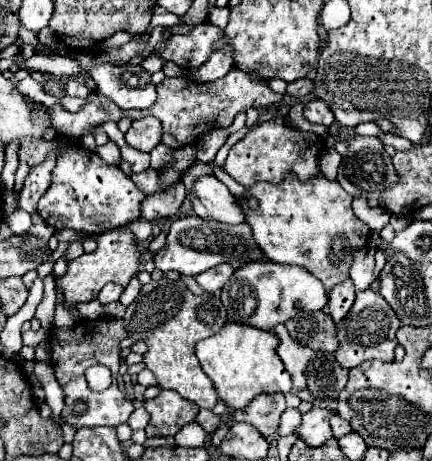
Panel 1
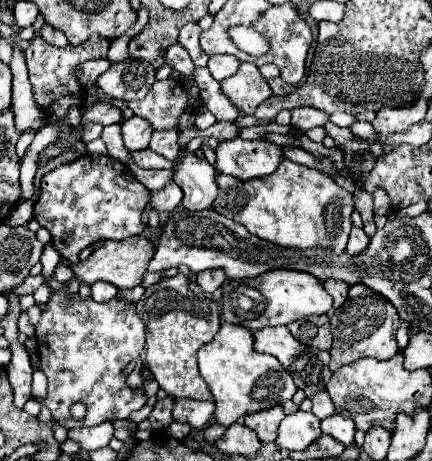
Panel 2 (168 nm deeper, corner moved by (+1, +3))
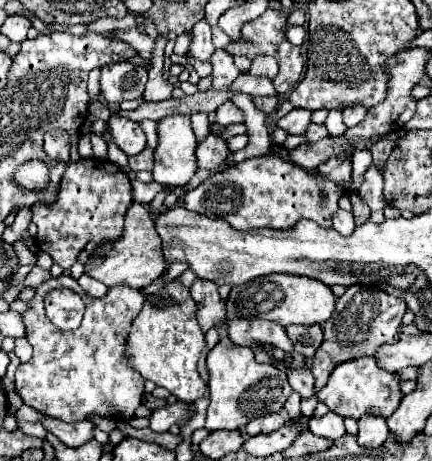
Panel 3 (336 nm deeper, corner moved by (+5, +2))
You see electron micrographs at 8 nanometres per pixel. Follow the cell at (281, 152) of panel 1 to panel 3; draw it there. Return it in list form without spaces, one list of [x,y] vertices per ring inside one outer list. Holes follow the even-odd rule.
[[[208,135],[202,143],[198,143],[198,149],[196,149],[198,165],[202,169],[208,169],[208,171],[224,171],[224,169],[230,169],[226,165],[228,155],[230,155],[230,149],[228,149],[226,141],[222,141],[222,139],[214,137],[214,135]]]

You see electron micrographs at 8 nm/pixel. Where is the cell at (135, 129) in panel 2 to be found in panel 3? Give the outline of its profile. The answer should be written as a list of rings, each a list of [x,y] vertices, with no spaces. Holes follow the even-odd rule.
[[[112,115],[108,125],[110,125],[110,131],[112,131],[112,141],[126,155],[138,155],[146,147],[146,135],[144,135],[144,131],[140,129],[138,123]]]

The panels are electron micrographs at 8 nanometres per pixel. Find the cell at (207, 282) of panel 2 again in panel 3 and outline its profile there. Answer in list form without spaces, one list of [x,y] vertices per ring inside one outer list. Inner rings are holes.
[[[196,279],[190,287],[192,299],[198,303],[198,323],[208,331],[212,325],[224,323],[224,301],[218,295],[218,287],[212,281]]]

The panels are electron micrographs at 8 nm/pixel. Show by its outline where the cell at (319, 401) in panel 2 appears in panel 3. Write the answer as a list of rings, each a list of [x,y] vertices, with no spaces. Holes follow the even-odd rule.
[[[310,369],[290,371],[288,373],[288,381],[290,381],[292,389],[302,395],[302,399],[310,399],[310,397],[316,395],[316,391],[314,391],[314,377],[312,377]]]

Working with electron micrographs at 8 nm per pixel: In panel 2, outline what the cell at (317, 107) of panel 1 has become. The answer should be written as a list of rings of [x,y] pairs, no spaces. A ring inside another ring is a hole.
[[[310,106],[294,108],[292,110],[292,122],[290,122],[290,126],[300,128],[300,130],[310,130],[314,126],[324,126],[328,122],[328,116],[330,114],[320,112],[320,110],[314,110]]]

